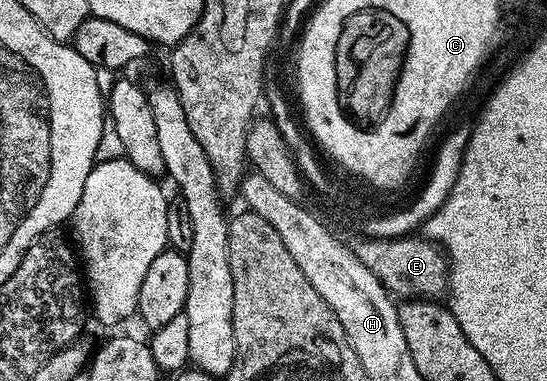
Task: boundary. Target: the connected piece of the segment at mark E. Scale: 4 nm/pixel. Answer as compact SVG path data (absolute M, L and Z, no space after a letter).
M410 234L388 240L361 238L358 244L352 245L352 250L359 258L359 262L363 262L363 266L367 266L367 270L371 270L371 274L375 274L375 278L379 278L379 282L394 297L437 298L440 297L440 292L442 295L446 291L449 282L449 262L446 253L441 245L424 239L420 235Z

